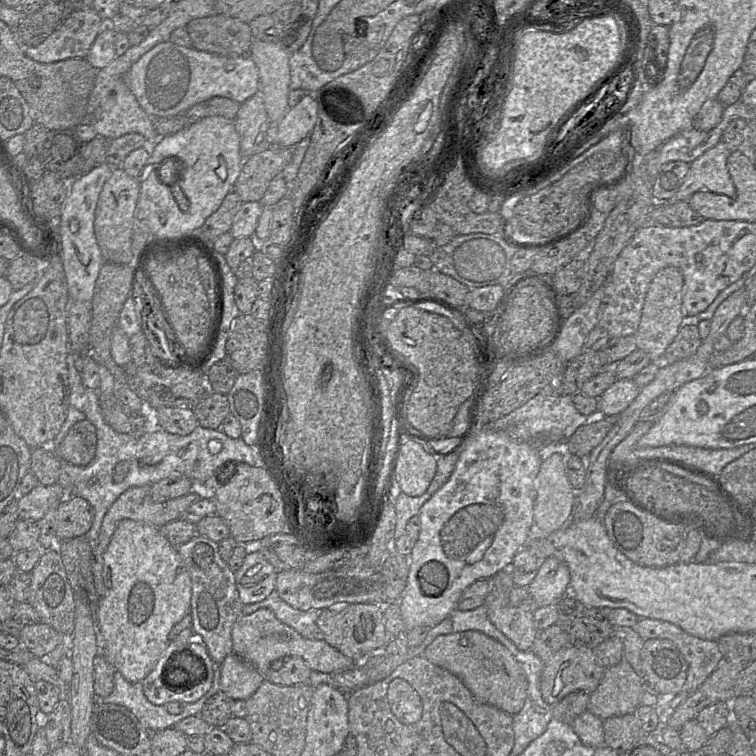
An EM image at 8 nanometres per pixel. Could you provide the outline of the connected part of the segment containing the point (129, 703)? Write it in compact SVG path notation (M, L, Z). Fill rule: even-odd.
M214 663L213 682L208 692L194 703L185 705L179 714L171 714L165 705L155 705L145 696L142 682L131 683L119 672L114 676L114 689L107 697L99 697L98 702L126 707L145 729L154 731L174 727L179 721L192 715L199 715L205 702L220 692L220 664Z

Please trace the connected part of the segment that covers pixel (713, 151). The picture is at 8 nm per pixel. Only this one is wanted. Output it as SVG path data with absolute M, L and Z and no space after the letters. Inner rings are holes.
M719 141L689 164L681 186L673 196L675 201L688 201L698 191L709 191L728 197L735 196L735 186L727 168L730 151L727 145Z

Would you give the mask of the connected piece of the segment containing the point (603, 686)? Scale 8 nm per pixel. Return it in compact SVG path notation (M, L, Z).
M626 659L605 669L587 710L602 720L635 712L646 685Z

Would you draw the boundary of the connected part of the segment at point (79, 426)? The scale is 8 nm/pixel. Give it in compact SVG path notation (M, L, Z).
M89 420L77 422L57 448L57 457L75 466L84 467L96 455L96 428Z

